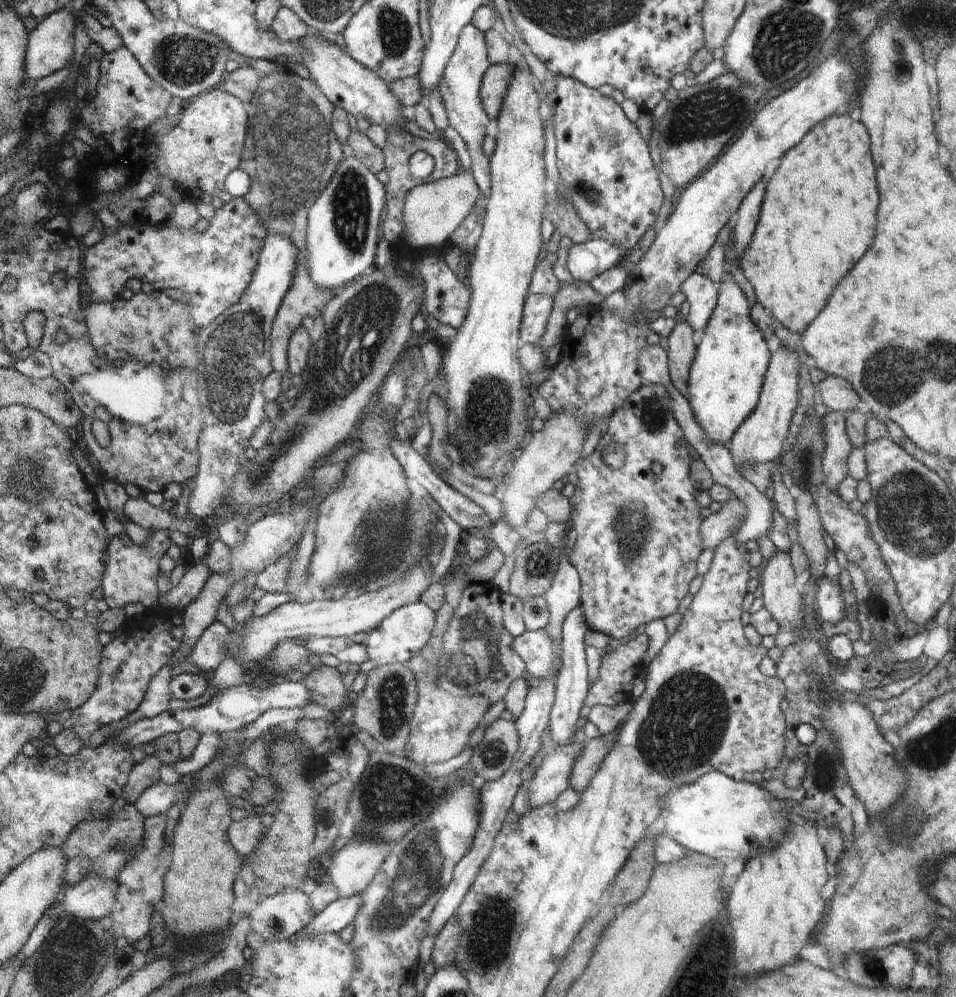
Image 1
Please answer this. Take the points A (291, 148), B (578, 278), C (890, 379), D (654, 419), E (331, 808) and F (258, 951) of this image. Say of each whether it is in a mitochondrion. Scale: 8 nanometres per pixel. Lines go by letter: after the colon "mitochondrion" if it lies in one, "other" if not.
A: mitochondrion
B: other
C: mitochondrion
D: mitochondrion
E: mitochondrion
F: other

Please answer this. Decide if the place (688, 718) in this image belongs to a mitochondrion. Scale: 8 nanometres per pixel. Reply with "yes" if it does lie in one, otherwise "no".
yes

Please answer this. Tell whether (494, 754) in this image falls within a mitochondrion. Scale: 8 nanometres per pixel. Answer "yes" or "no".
yes

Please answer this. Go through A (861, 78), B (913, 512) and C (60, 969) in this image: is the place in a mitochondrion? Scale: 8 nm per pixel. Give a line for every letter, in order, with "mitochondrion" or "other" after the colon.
A: other
B: mitochondrion
C: mitochondrion

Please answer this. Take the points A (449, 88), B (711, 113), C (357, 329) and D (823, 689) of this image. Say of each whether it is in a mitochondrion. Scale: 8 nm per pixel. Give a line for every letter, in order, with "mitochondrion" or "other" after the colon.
A: other
B: mitochondrion
C: mitochondrion
D: other

